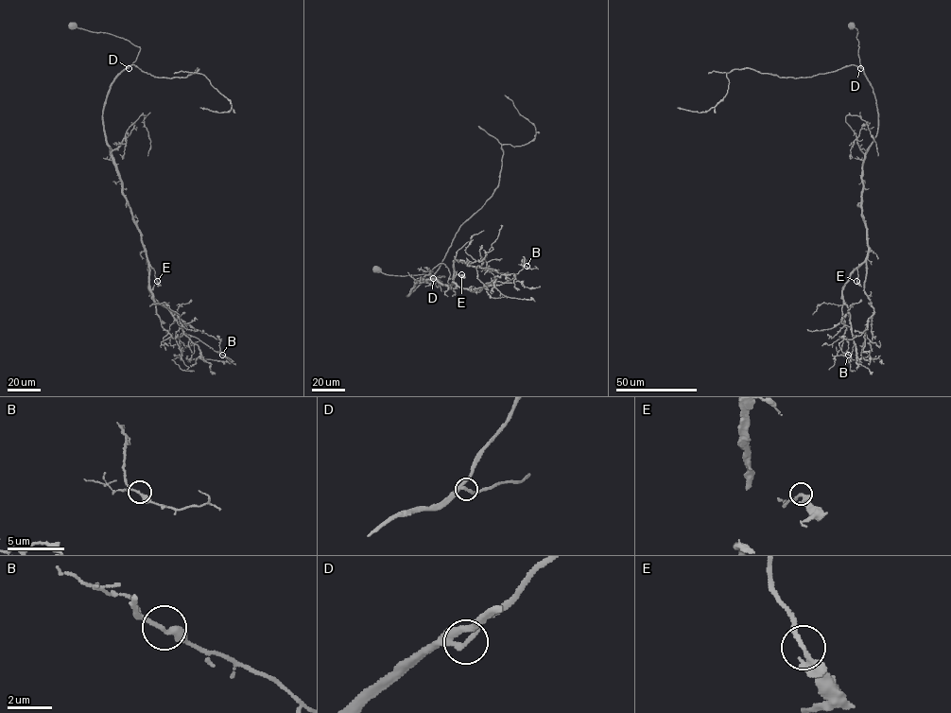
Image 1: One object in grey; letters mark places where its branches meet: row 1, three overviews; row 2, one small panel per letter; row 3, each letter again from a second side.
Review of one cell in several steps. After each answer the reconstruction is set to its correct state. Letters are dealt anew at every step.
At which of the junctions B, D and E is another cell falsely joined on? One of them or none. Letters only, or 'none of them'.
none of them

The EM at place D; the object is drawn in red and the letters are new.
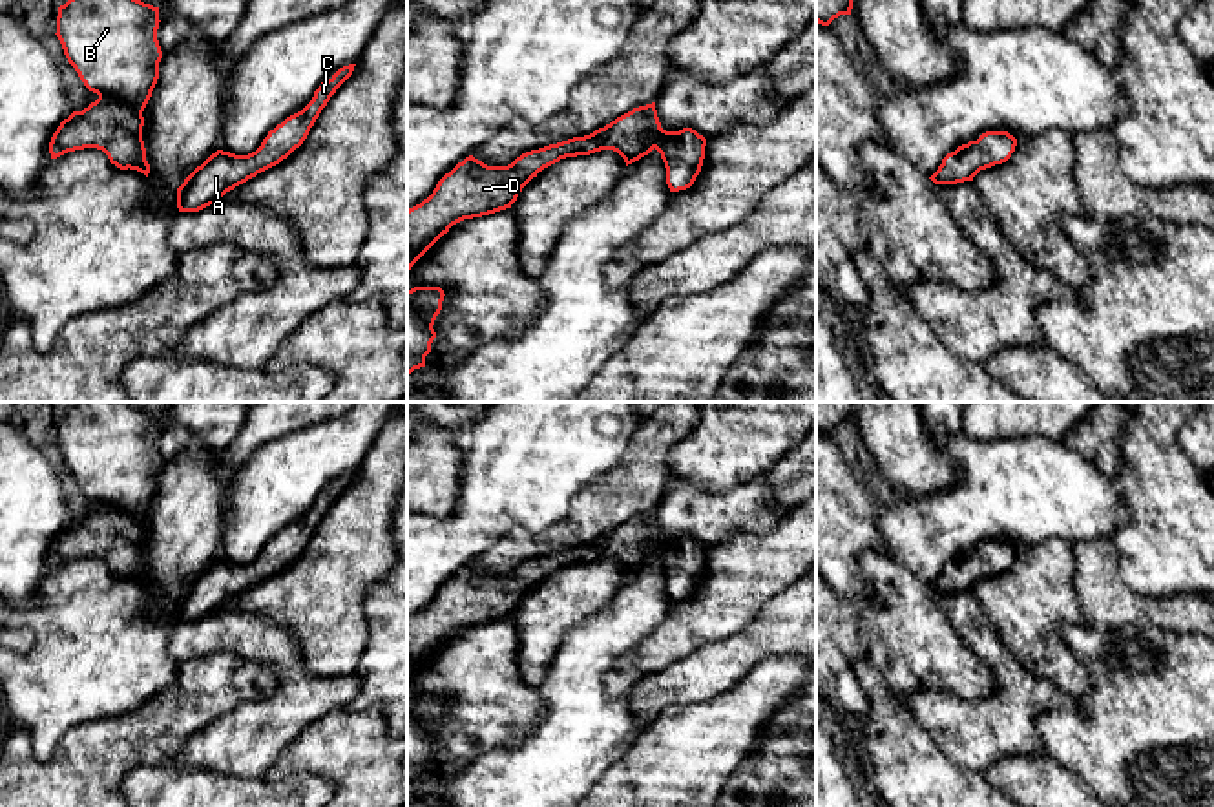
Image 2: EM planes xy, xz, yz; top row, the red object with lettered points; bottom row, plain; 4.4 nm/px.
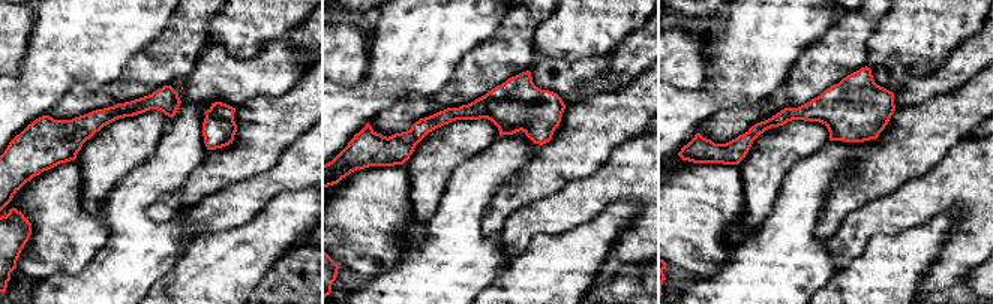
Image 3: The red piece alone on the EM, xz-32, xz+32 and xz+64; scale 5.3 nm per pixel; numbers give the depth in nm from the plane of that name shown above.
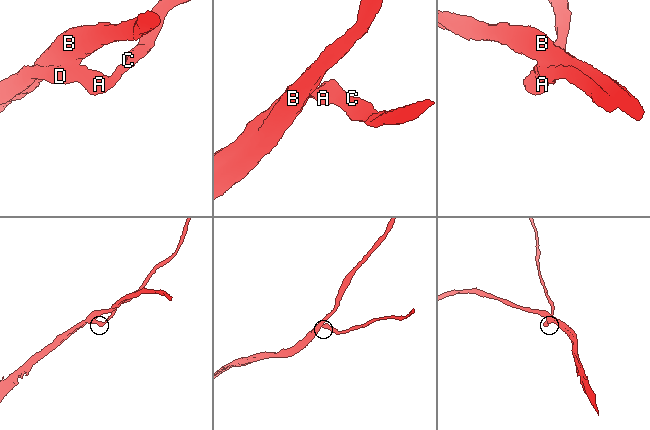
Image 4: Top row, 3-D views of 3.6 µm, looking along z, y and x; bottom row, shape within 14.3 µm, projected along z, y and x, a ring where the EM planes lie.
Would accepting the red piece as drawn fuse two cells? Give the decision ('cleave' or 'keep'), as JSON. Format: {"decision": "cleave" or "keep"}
{"decision": "keep"}

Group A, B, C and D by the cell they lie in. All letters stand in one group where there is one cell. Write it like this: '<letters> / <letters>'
A B C D

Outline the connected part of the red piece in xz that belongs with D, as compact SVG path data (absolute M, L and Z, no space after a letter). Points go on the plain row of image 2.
M652 511L590 544L526 561L508 575L487 575L469 564L438 590L427 608L407 619L407 683L453 634L511 617L522 597L560 568L613 559L628 575L655 557L670 601L679 601L699 584L705 555L706 548L692 537L663 539Z

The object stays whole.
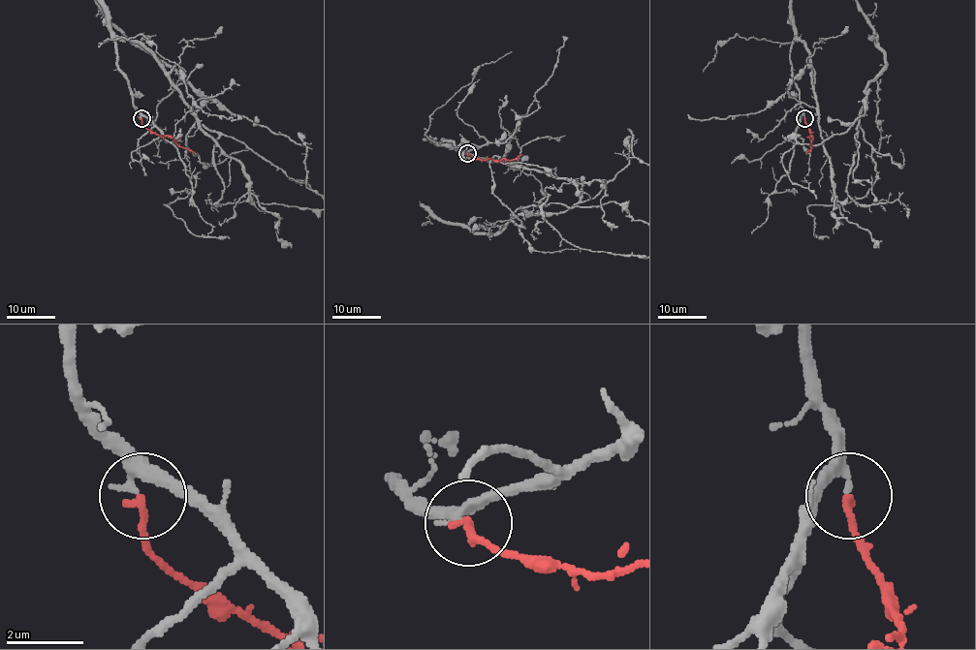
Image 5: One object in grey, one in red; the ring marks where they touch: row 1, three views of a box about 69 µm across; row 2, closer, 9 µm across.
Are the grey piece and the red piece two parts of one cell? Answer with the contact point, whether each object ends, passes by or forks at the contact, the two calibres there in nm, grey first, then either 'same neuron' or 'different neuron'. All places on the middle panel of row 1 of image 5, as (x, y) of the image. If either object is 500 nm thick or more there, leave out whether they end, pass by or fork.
place (467, 153); grey passes by; red ends; calibres 200 and 200 nm; same neuron

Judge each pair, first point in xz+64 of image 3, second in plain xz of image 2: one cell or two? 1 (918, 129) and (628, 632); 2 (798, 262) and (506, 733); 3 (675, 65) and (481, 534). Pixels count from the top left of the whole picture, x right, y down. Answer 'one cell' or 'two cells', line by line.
1: two cells
2: two cells
3: two cells

